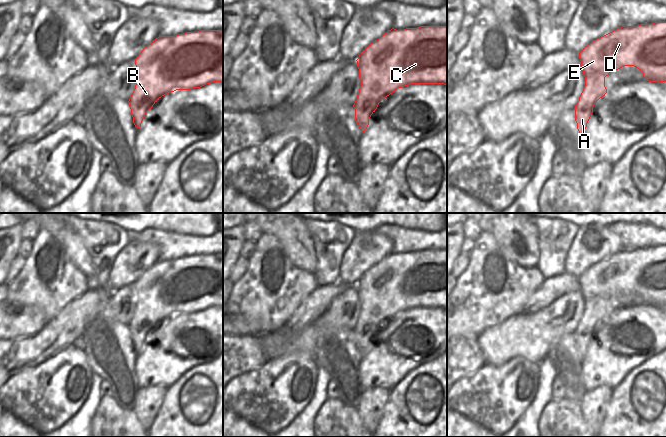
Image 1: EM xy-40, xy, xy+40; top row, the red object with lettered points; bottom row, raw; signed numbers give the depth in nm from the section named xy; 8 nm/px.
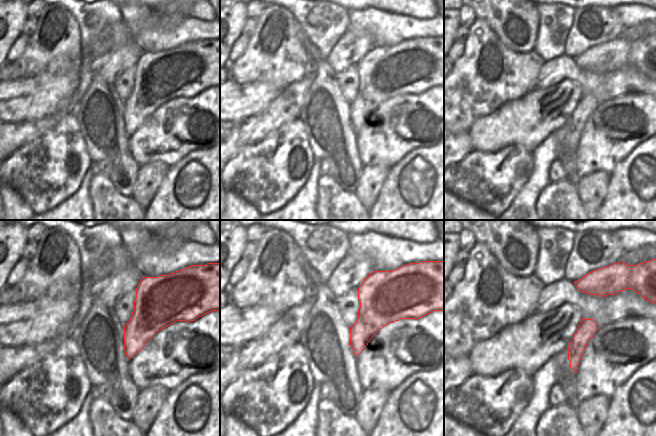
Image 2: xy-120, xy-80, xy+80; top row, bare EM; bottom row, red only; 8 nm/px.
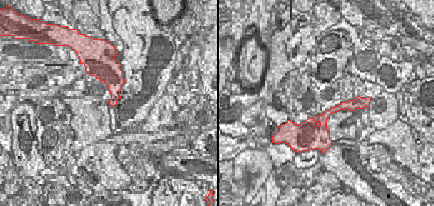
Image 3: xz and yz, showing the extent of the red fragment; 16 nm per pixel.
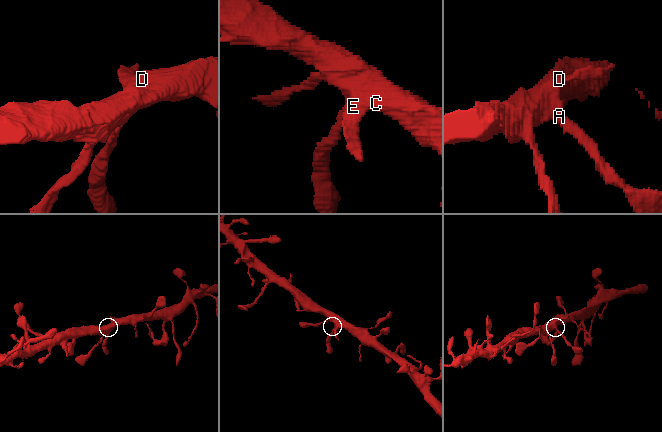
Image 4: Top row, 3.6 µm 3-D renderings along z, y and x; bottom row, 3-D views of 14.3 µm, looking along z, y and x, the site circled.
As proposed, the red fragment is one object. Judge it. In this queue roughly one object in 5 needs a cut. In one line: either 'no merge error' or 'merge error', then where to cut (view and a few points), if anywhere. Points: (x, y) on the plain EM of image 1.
no merge error; no cut

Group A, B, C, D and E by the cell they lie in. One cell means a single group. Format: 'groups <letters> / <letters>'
groups A B C D E

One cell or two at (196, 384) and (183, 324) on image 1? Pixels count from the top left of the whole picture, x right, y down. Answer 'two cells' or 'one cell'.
two cells

